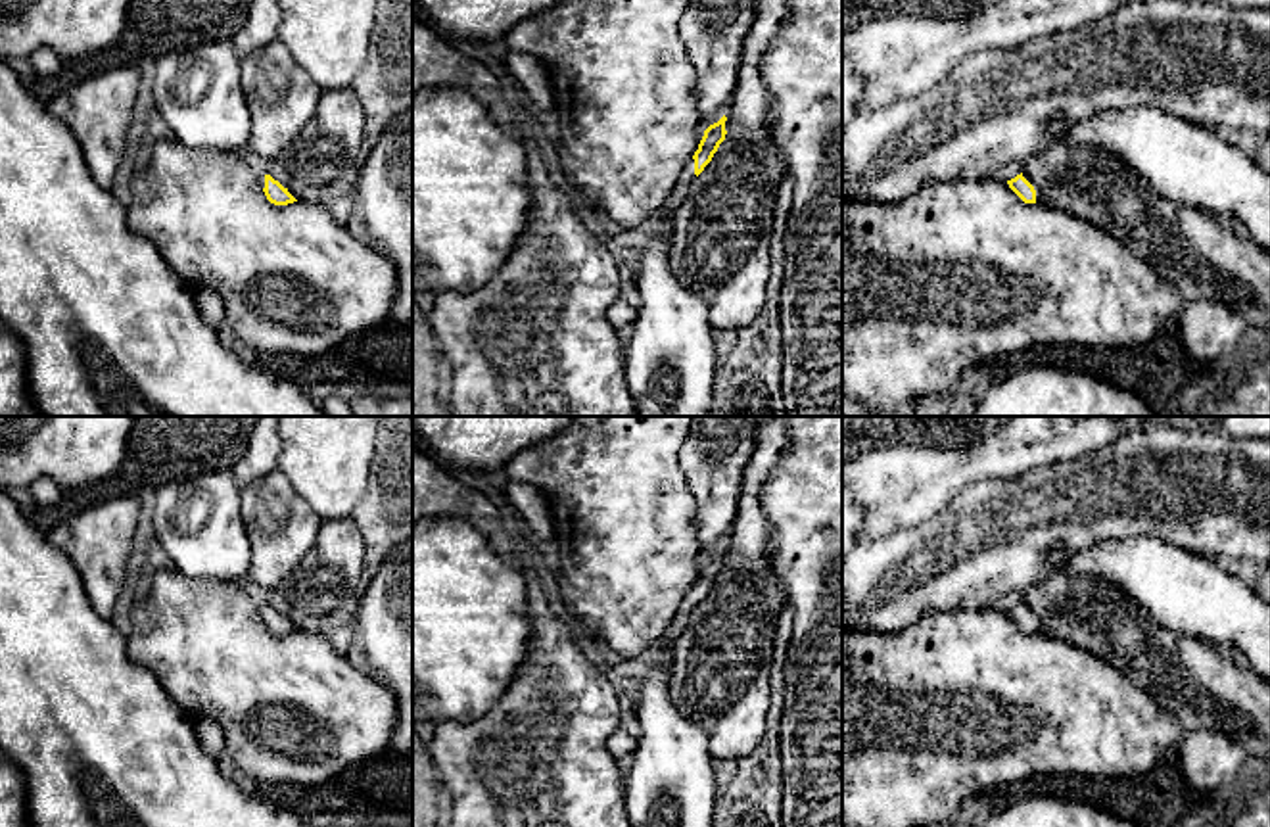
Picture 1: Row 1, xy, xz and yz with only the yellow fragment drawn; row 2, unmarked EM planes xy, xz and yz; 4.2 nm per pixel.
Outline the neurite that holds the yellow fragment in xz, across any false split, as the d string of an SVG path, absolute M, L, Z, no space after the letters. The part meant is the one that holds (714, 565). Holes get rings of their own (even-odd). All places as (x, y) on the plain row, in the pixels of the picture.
M723 545L717 553L710 555L704 560L698 579L679 604L677 614L673 616L666 633L654 649L656 652L670 652L679 635L685 631L693 610L704 601L704 597L712 591L714 583L717 581L719 574L725 570L725 551L727 547Z

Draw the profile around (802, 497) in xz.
M787 416L788 451L773 466L760 503L769 526L769 556L783 579L790 606L790 645L785 666L787 706L781 716L781 768L785 785L781 796L783 827L842 827L842 416Z

